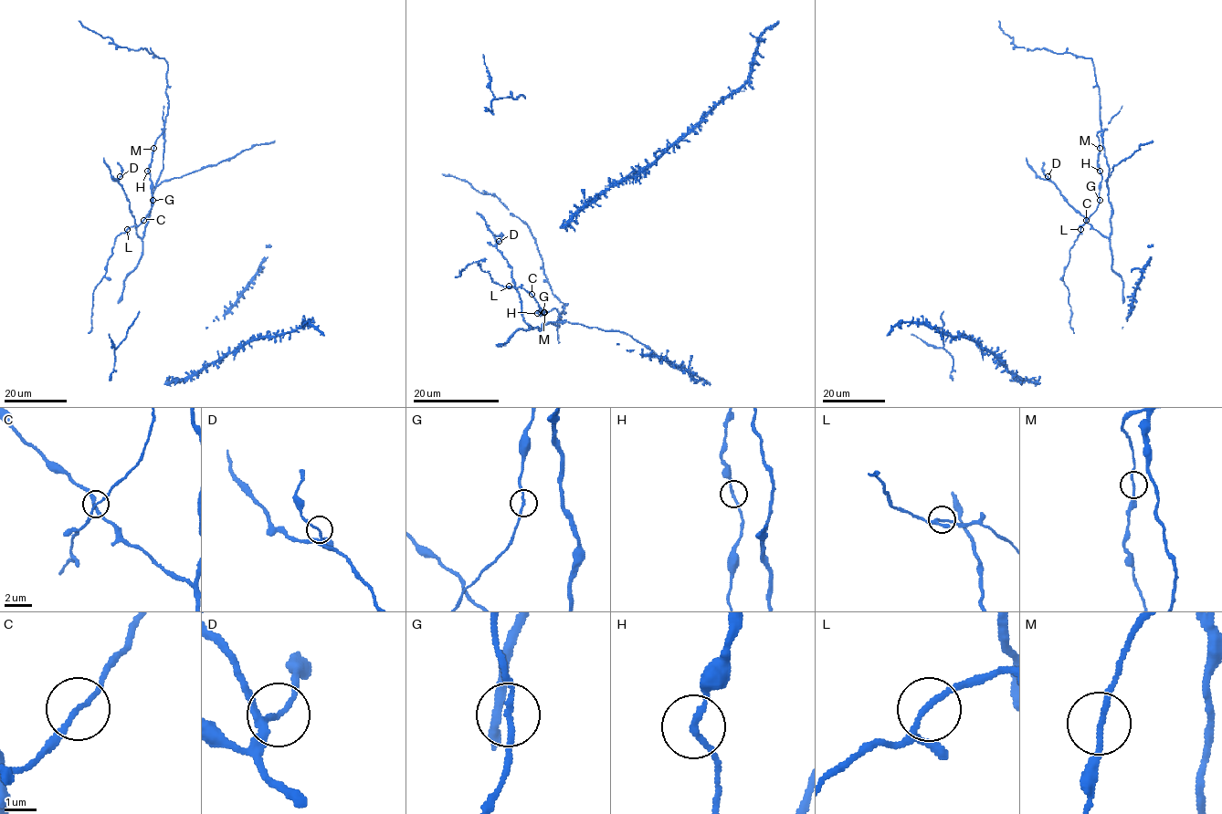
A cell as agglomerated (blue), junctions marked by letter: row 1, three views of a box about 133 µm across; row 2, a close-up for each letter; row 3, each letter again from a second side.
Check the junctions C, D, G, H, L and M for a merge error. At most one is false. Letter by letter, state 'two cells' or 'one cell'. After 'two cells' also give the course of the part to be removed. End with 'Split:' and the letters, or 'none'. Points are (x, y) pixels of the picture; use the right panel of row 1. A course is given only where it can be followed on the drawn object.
C: one cell
D: one cell
G: one cell
H: one cell
L: one cell
M: one cell
Split: none

